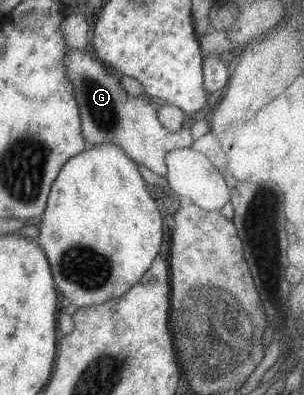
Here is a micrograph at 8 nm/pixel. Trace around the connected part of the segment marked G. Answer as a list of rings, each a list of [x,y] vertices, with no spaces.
[[[90,47],[86,50],[68,48],[64,58],[66,75],[74,85],[79,105],[81,130],[89,147],[104,142],[122,146],[126,155],[137,164],[144,165],[160,176],[167,172],[165,155],[176,148],[191,147],[194,142],[190,129],[182,128],[176,133],[168,131],[159,120],[155,106],[141,96],[129,96],[120,86],[120,78],[95,57]]]

